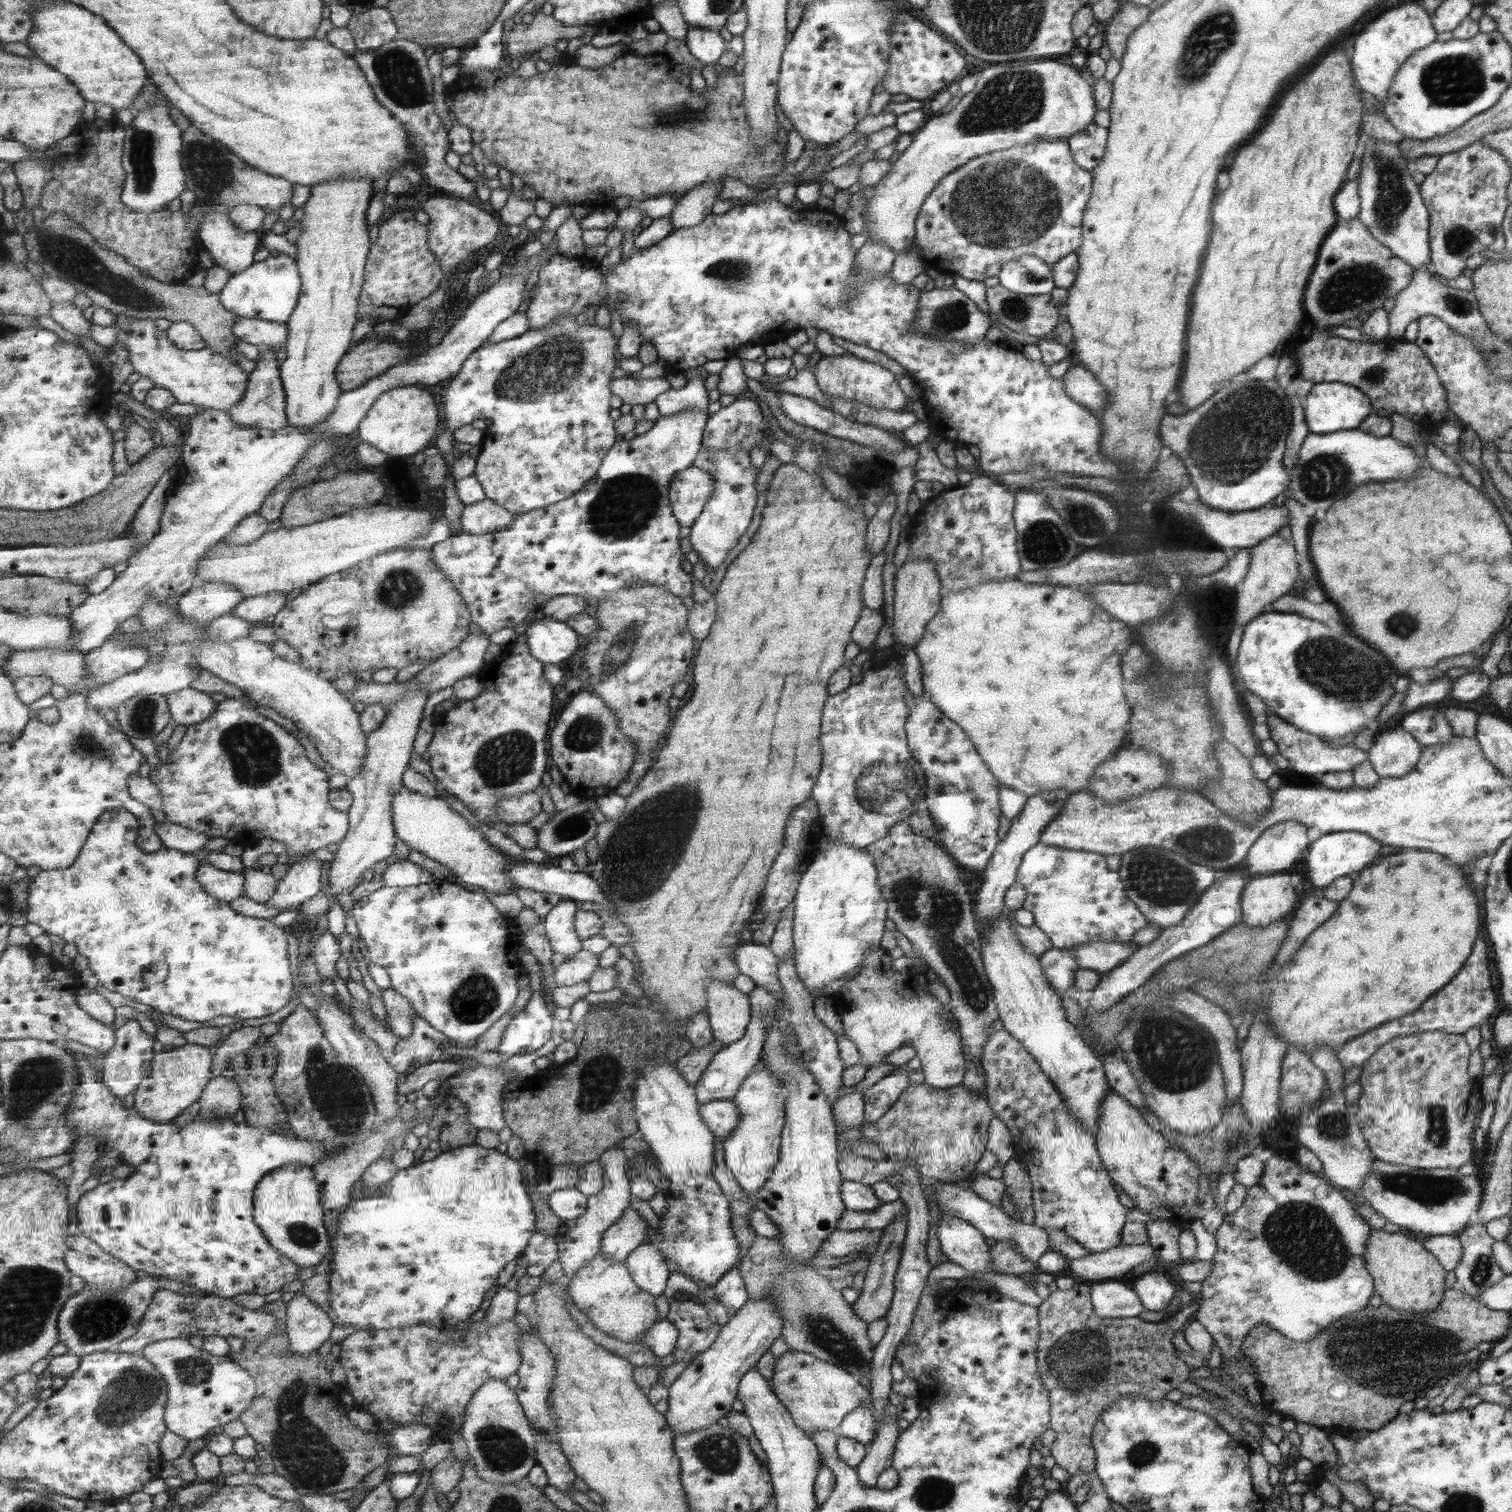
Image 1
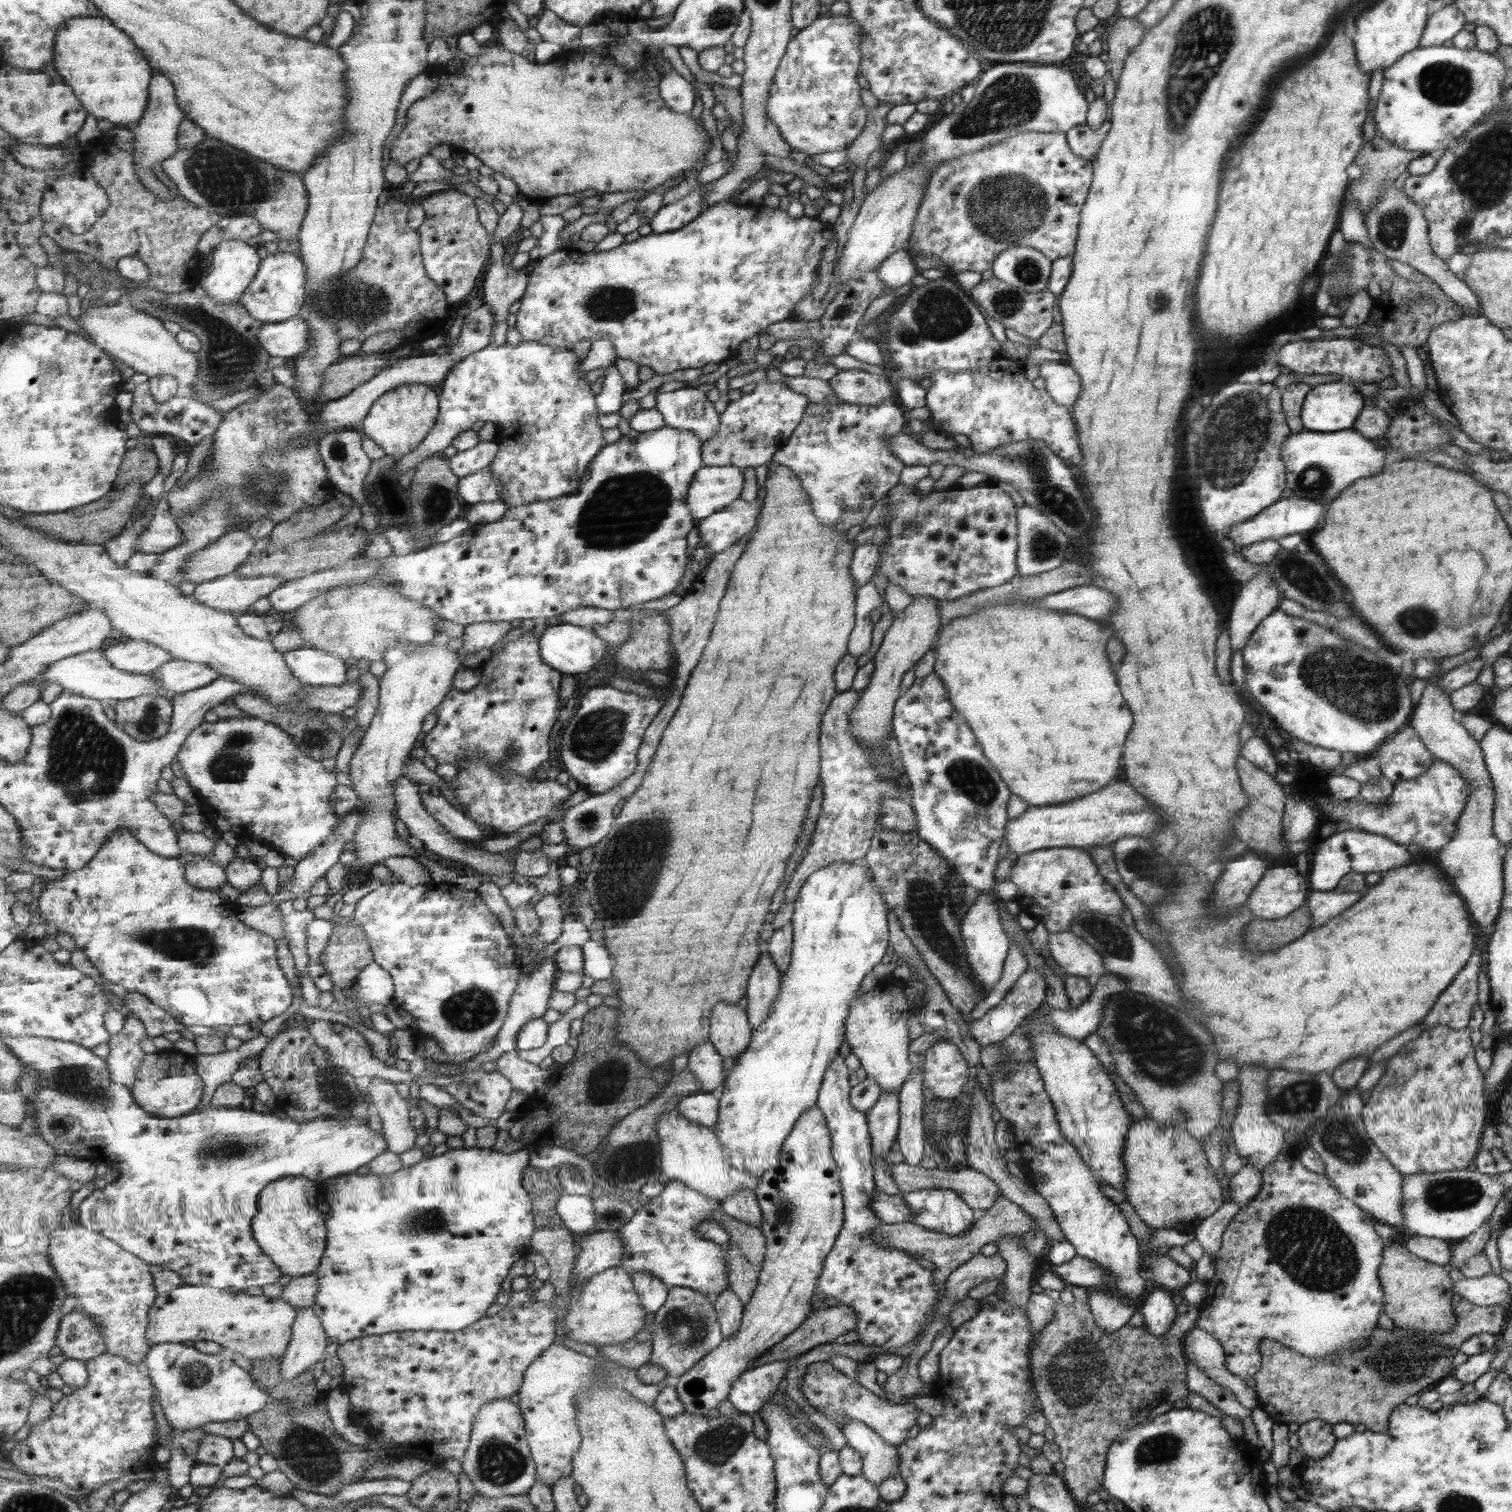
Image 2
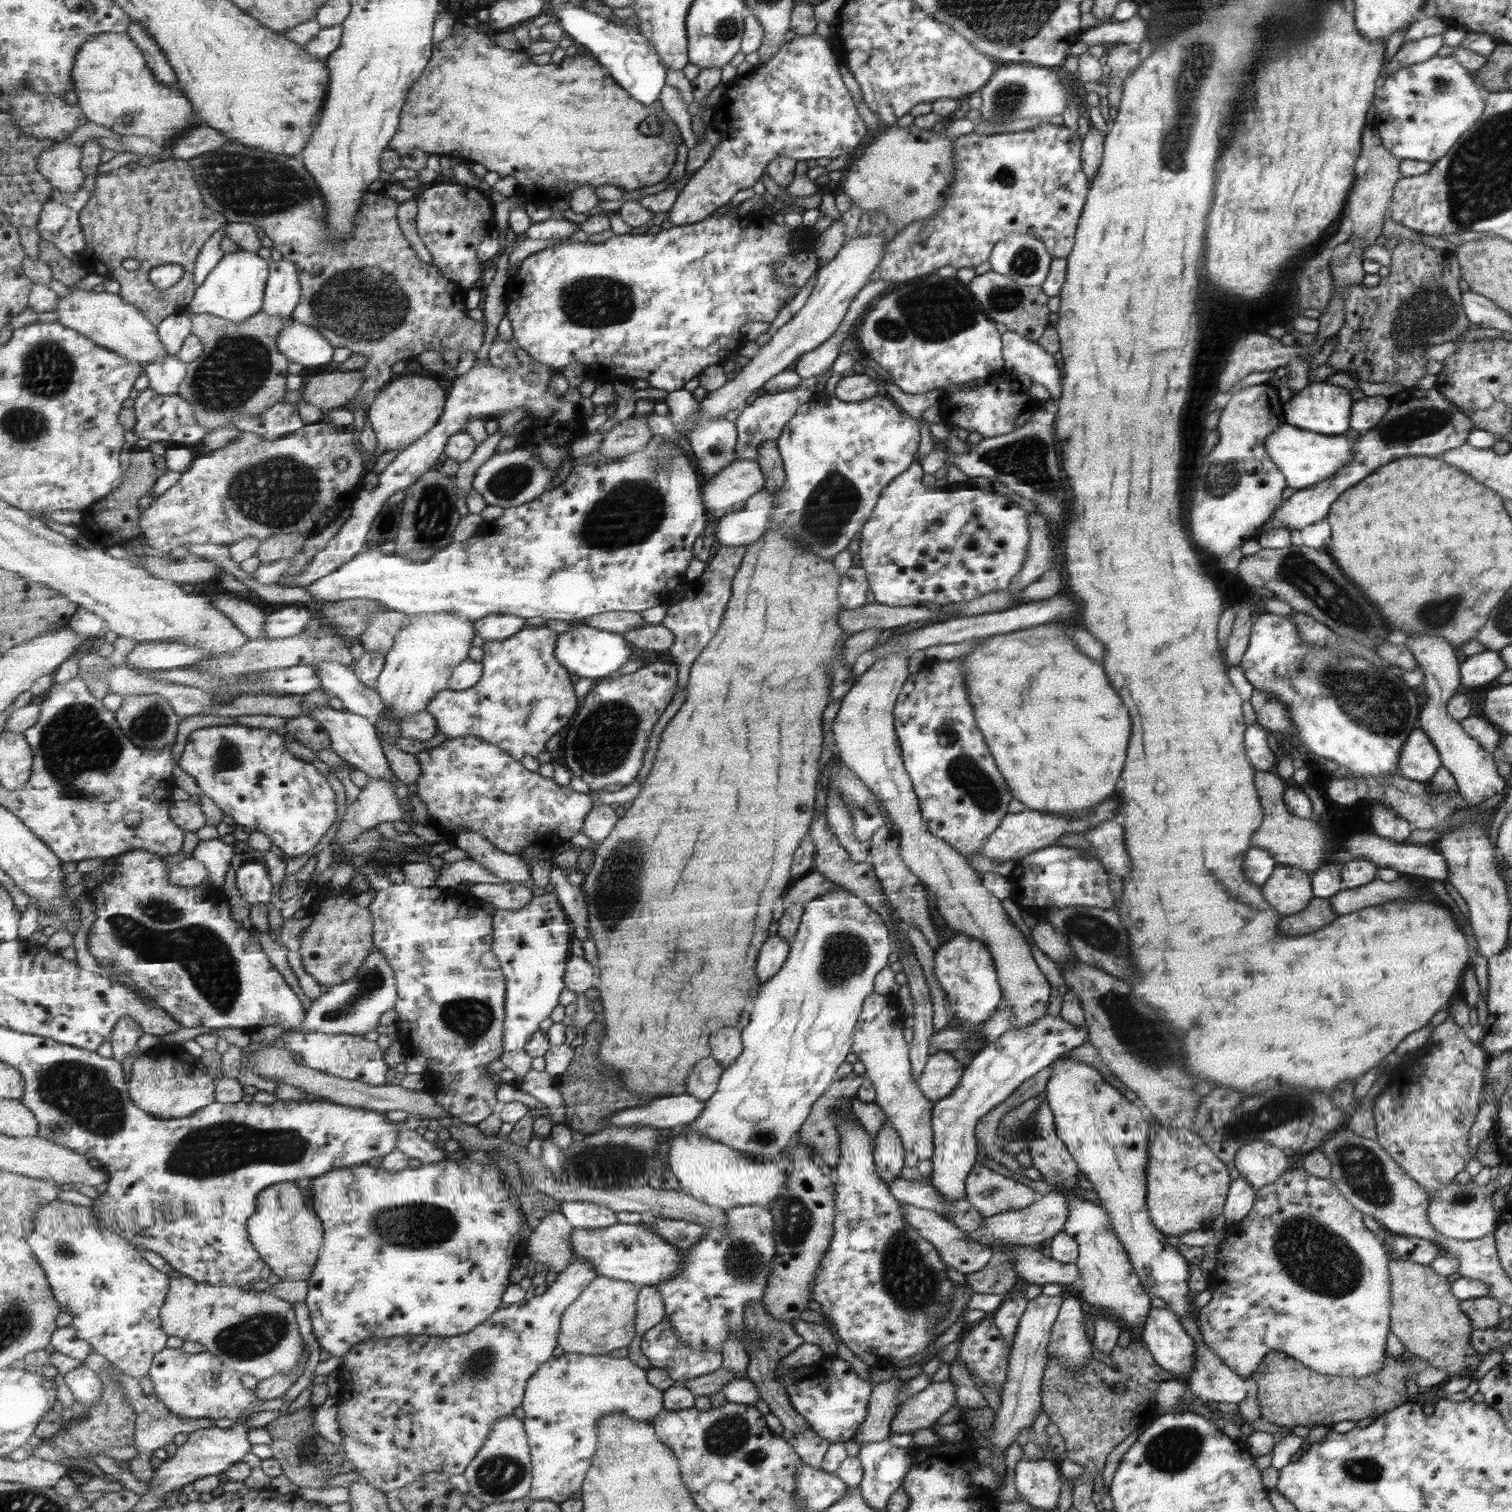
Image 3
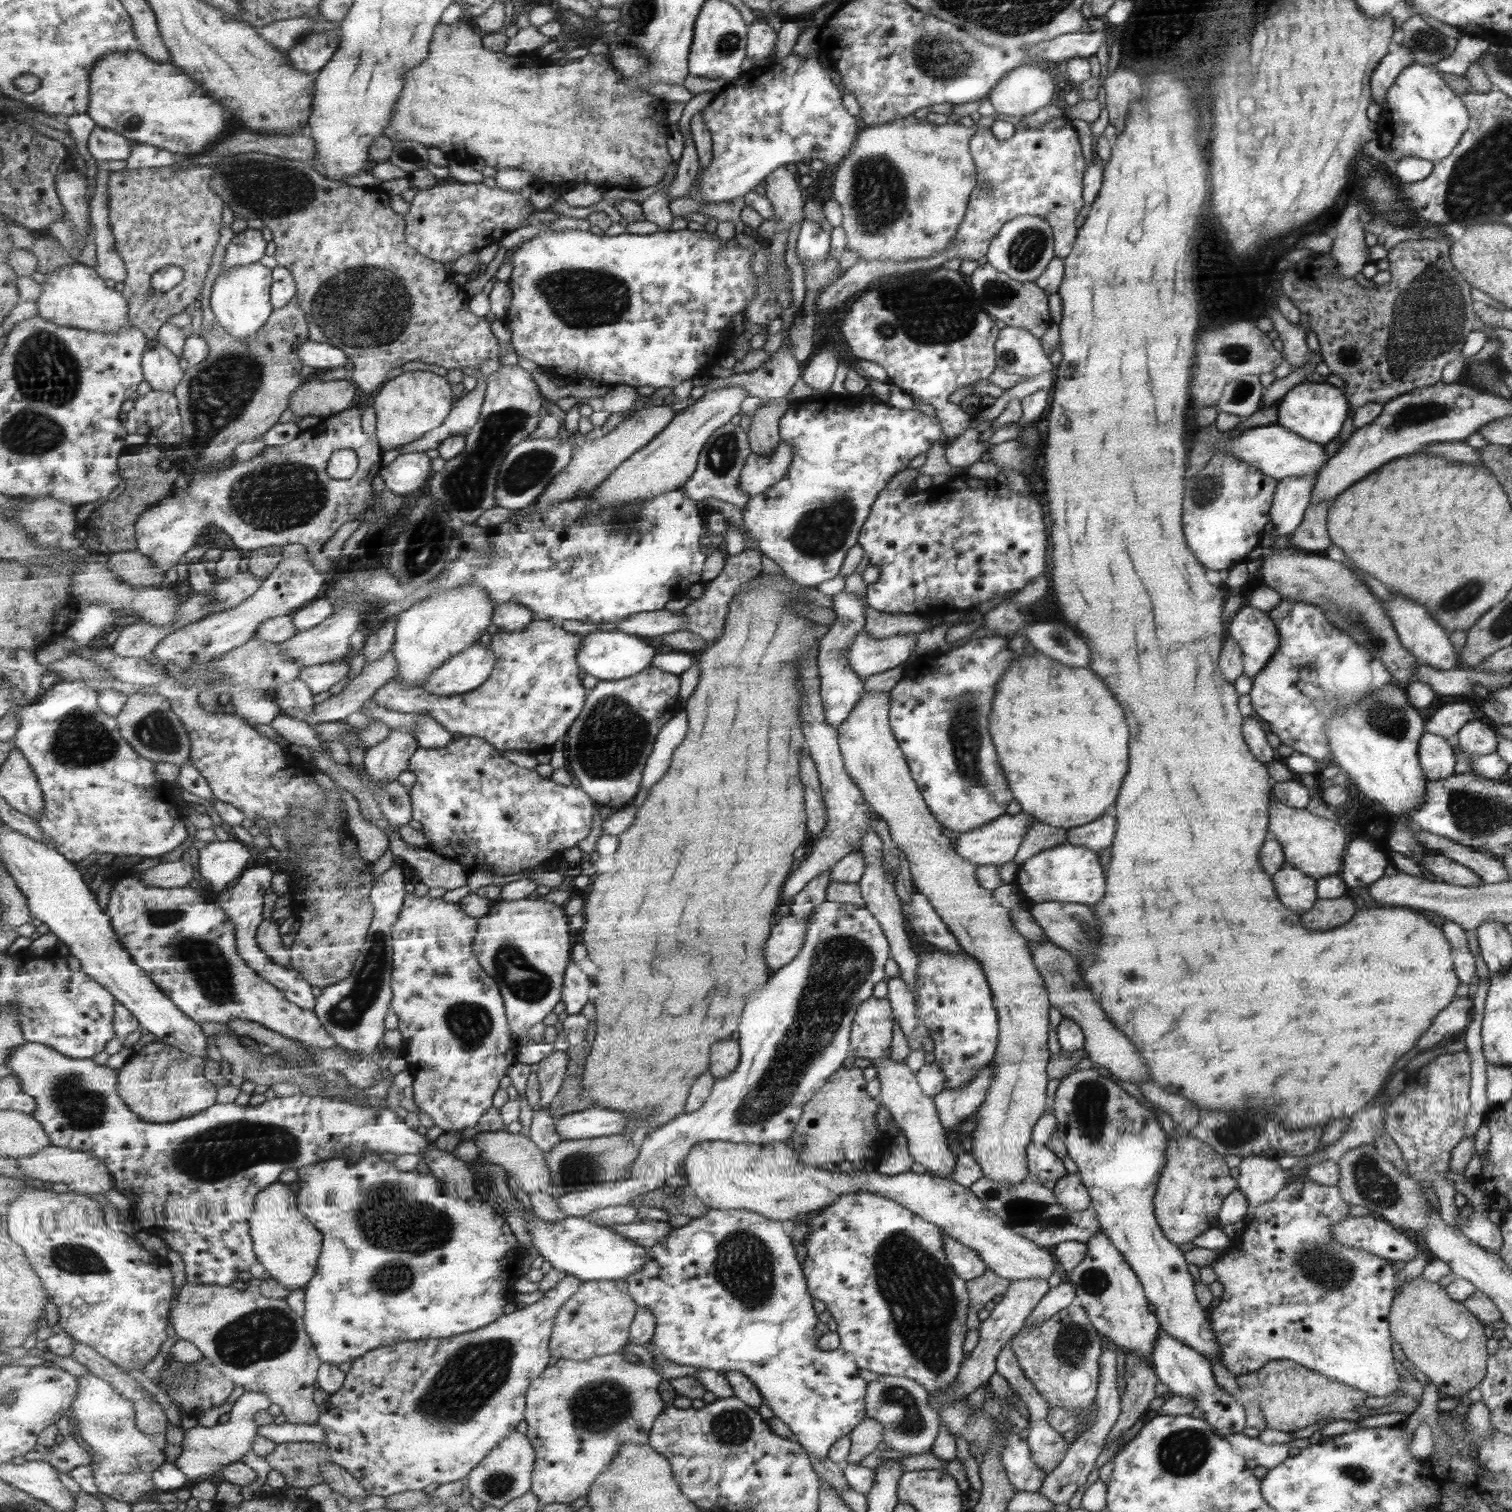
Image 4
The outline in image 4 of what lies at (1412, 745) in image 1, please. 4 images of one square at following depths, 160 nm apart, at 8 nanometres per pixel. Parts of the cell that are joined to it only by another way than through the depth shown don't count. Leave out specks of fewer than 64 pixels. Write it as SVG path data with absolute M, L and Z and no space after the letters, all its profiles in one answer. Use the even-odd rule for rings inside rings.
M1427 730L1418 740L1418 761L1427 781L1448 777L1455 768L1455 751L1441 735Z

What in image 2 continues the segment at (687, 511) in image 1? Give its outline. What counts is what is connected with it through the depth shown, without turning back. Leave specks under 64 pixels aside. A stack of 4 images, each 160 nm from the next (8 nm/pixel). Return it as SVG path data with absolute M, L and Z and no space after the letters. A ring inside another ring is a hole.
M703 465L687 489L691 518L701 521L740 498L743 486L741 468Z

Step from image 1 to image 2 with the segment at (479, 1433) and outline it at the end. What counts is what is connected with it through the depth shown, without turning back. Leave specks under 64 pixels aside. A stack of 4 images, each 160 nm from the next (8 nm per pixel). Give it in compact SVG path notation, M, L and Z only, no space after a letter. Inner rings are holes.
M505 1398L485 1403L476 1414L470 1445L462 1464L465 1474L470 1476L482 1495L497 1498L529 1493L538 1481L526 1421L521 1406Z

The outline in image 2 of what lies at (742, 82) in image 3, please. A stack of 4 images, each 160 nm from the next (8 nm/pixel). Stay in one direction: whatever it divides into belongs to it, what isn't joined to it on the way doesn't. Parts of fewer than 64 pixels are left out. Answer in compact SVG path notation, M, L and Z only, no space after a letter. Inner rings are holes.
M829 13L819 15L811 25L798 30L786 46L786 54L774 74L770 85L770 96L766 100L766 115L778 126L782 137L790 148L810 157L820 152L838 152L851 144L852 140L861 132L865 124L868 110L861 104L861 88L857 84L859 64L863 58L860 53L862 44L862 30L848 16L833 18ZM700 186L694 188L689 194L686 194L682 200L677 200L671 204L665 203L650 218L648 225L651 228L651 234L663 234L681 229L692 218L701 214L704 208L704 192L710 189L710 186Z

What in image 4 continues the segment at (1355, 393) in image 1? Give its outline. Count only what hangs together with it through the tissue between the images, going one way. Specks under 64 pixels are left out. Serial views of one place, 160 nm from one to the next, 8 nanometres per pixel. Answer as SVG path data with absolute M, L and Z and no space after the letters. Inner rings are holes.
M1303 381L1289 390L1276 402L1278 415L1276 424L1297 434L1303 440L1327 444L1338 437L1343 430L1343 423L1349 415L1349 403L1338 388L1329 384Z

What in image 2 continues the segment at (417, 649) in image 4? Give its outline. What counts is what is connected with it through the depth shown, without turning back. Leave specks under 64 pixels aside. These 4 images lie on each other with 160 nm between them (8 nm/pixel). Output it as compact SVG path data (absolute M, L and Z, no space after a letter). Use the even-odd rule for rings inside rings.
M431 642L427 650L415 650L385 674L381 682L381 710L350 762L352 787L360 798L358 808L362 810L360 825L351 840L355 843L360 867L381 865L392 857L416 856L415 850L397 836L396 780L406 776L406 760L421 736L424 722L454 688L455 672L462 663L457 650L449 650L447 644Z

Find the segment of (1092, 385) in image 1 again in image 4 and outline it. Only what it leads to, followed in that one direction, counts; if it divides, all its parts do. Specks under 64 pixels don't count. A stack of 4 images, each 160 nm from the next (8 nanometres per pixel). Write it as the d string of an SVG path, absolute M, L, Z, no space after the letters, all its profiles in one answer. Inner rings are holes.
M1007 325L995 339L995 366L1022 378L1055 370L1038 338L1030 331Z

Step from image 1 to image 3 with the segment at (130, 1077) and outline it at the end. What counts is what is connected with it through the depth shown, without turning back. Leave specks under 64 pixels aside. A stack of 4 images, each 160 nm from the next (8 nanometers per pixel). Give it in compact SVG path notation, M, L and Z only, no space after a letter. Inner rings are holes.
M125 1015L118 1022L112 1032L111 1045L113 1046L112 1057L120 1063L129 1058L129 1054L135 1050L139 1036L142 1035L144 1029L135 1016Z

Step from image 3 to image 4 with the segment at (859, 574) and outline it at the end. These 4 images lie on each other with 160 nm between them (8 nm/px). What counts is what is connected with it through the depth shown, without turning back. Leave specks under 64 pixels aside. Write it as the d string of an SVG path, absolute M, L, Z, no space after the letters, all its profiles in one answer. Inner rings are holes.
M842 589L839 593L830 596L832 610L836 615L834 622L829 626L825 636L819 642L819 652L816 656L816 668L818 668L819 690L822 709L825 711L825 719L832 727L837 728L839 723L849 714L853 705L863 694L863 682L851 670L846 654L848 646L855 639L864 626L864 604L859 597Z

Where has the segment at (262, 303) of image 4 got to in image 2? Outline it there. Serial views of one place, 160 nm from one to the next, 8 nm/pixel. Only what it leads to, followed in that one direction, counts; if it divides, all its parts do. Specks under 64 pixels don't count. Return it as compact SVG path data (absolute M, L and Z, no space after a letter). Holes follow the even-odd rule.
M222 240L215 248L212 254L212 267L209 273L203 277L201 285L211 298L217 299L222 305L231 303L240 303L241 296L252 283L255 275L258 273L261 261L258 246L247 244L242 240Z

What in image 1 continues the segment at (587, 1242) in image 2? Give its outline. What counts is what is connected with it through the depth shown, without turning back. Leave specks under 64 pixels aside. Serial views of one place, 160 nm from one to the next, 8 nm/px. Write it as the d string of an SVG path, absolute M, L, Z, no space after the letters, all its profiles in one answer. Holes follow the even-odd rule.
M630 1206L618 1221L605 1231L602 1255L626 1261L639 1245L647 1243L648 1224L639 1216L639 1210Z

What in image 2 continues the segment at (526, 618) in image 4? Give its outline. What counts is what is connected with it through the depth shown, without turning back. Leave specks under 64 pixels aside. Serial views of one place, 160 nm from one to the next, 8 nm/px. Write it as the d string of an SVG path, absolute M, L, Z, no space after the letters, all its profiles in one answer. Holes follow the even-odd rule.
M479 622L465 627L463 646L457 650L460 662L465 662L467 654L488 652L511 630L509 622Z

